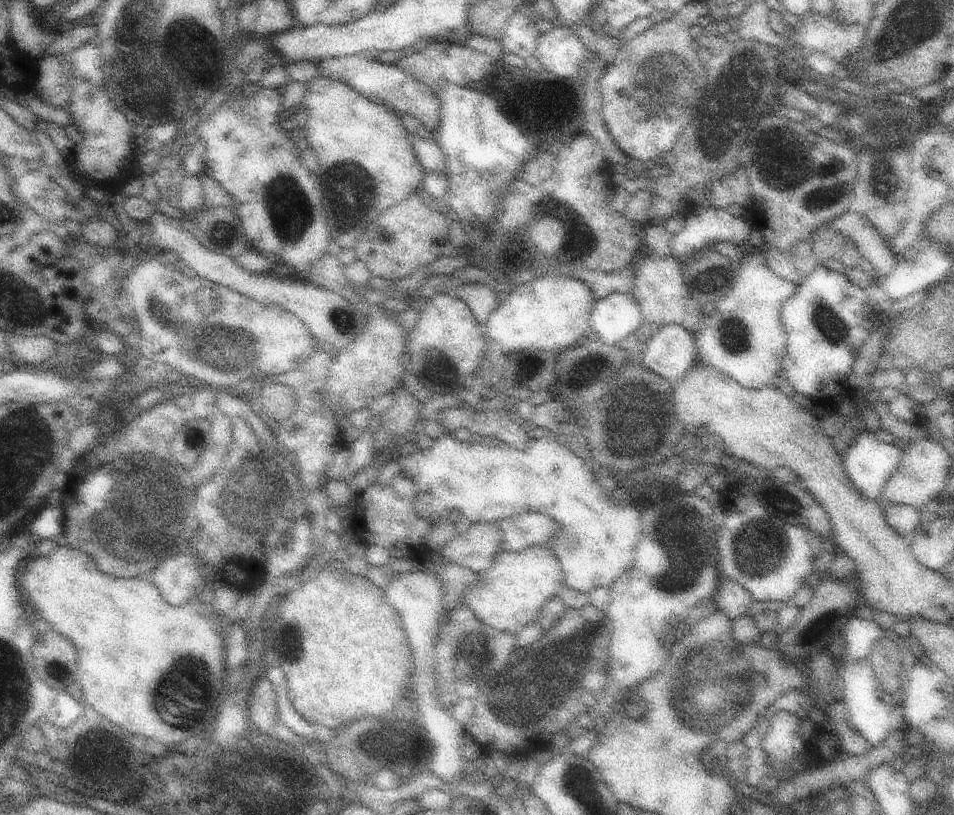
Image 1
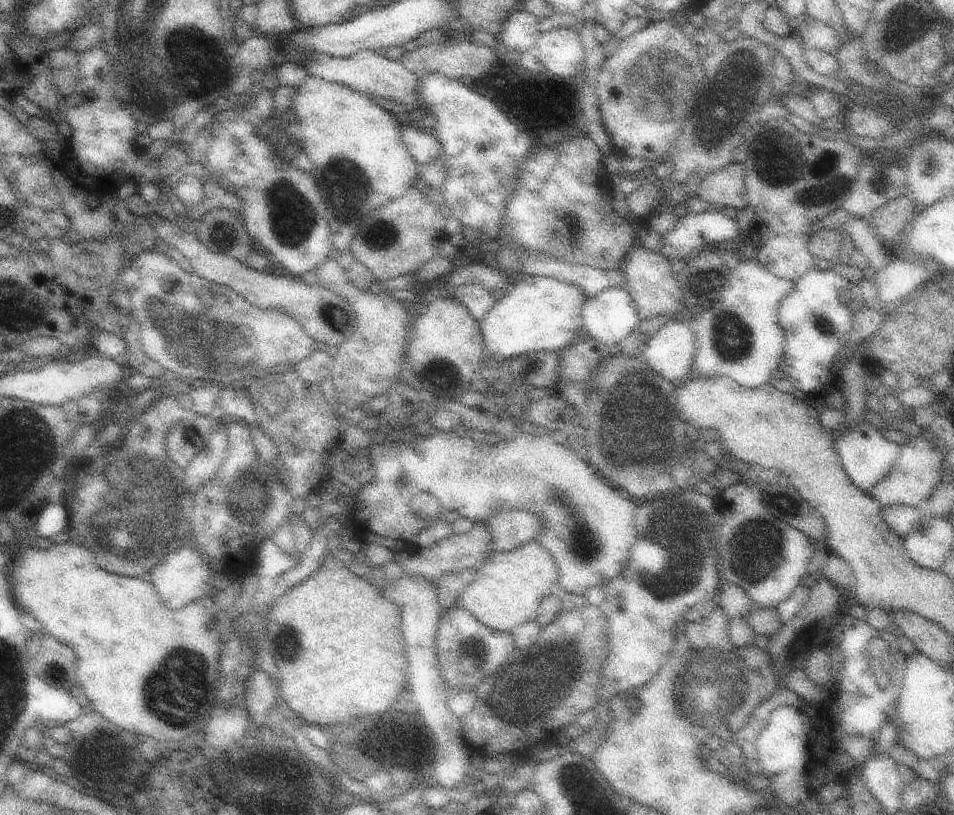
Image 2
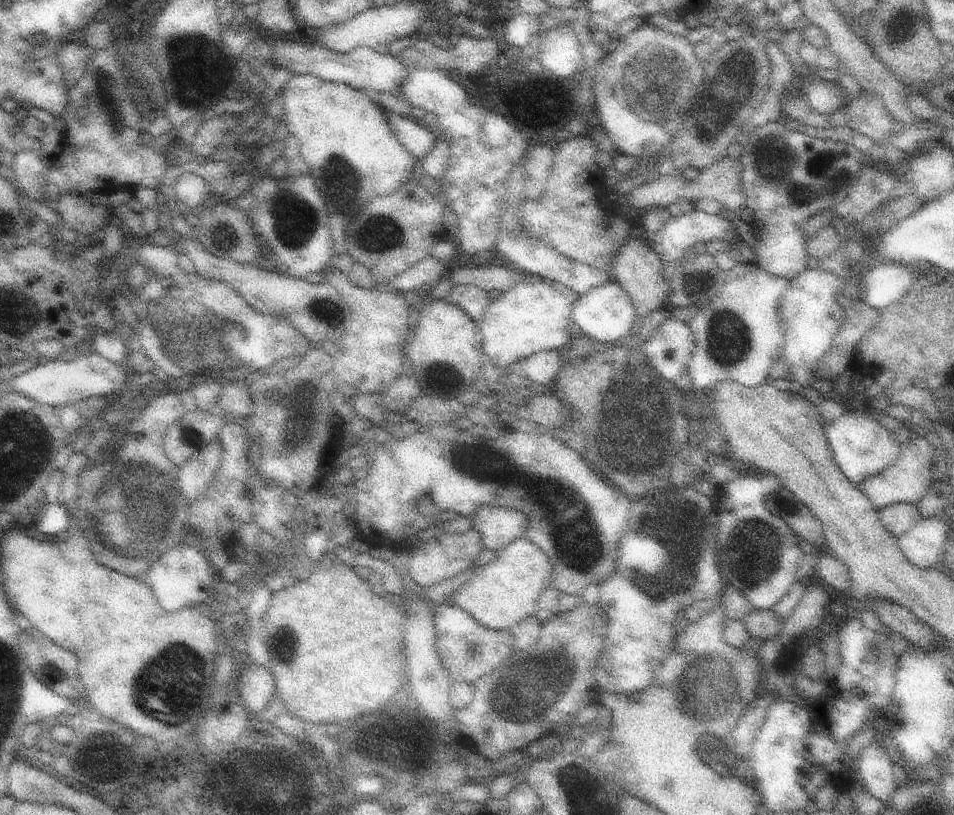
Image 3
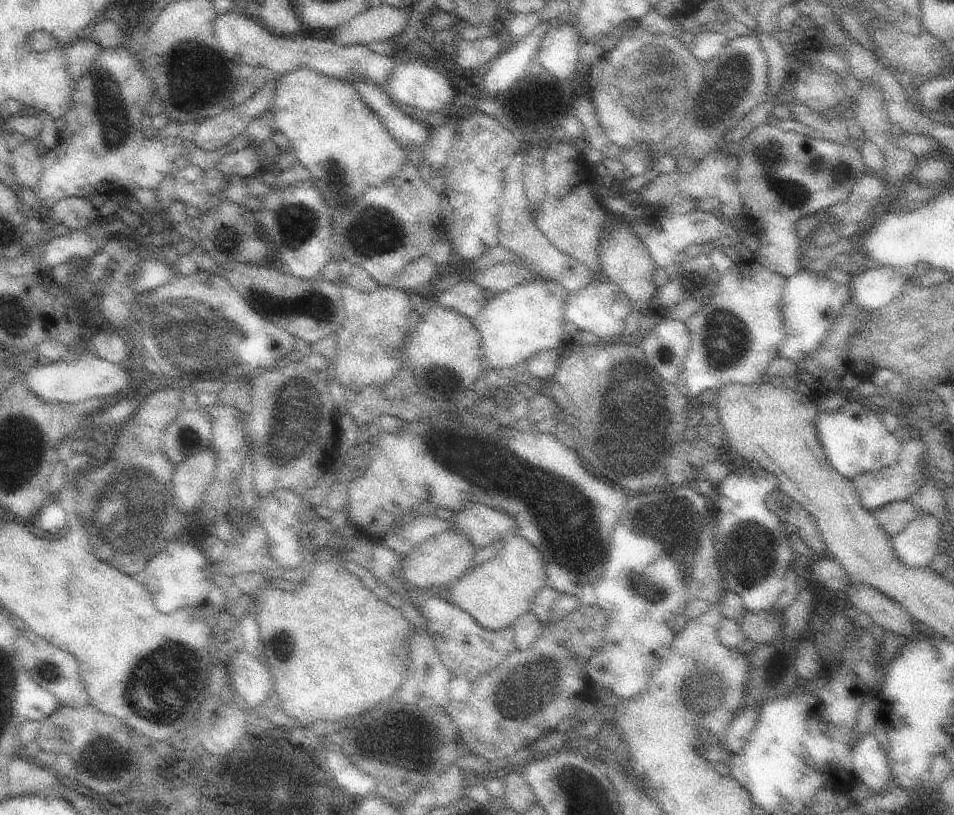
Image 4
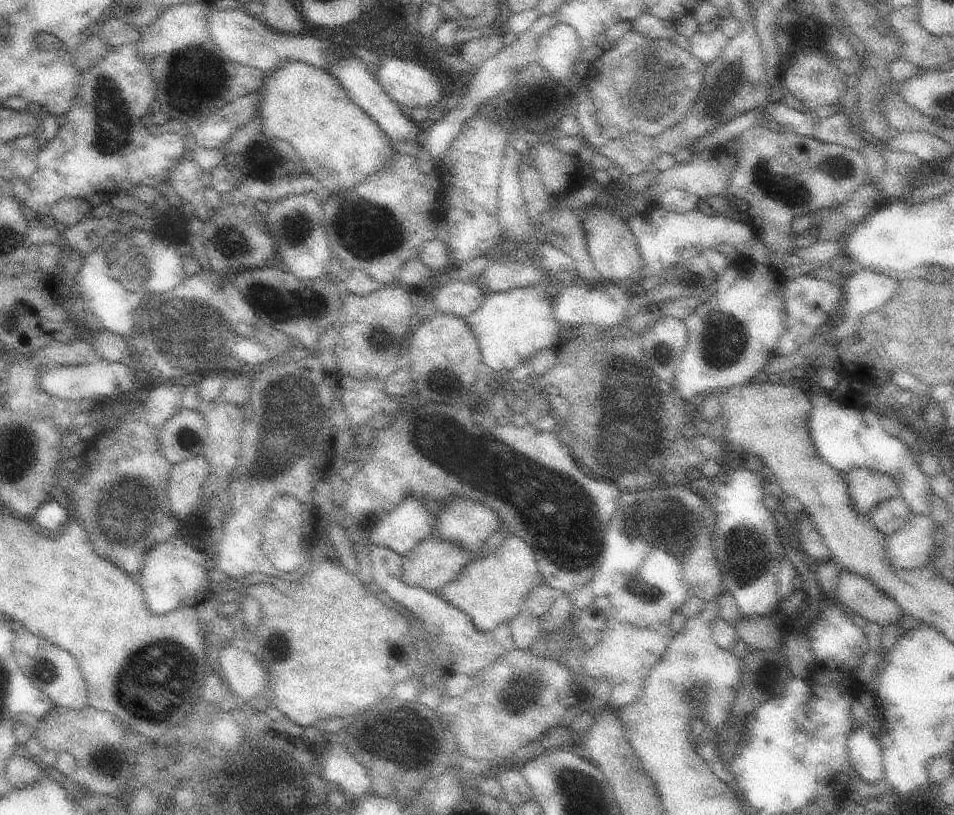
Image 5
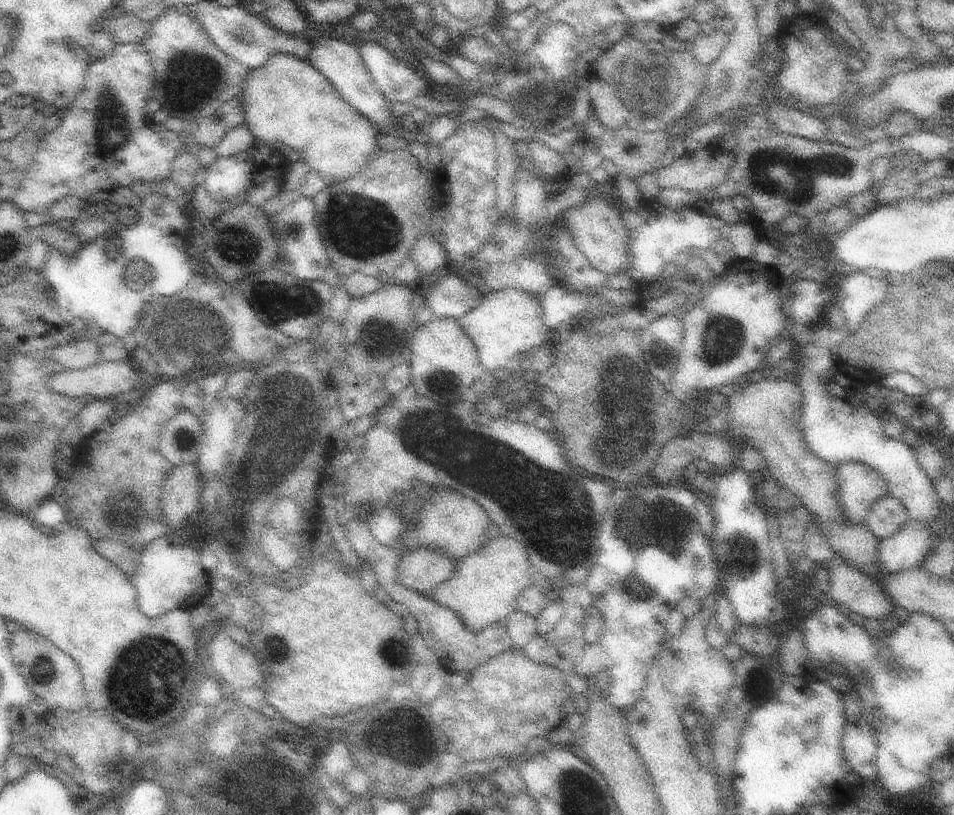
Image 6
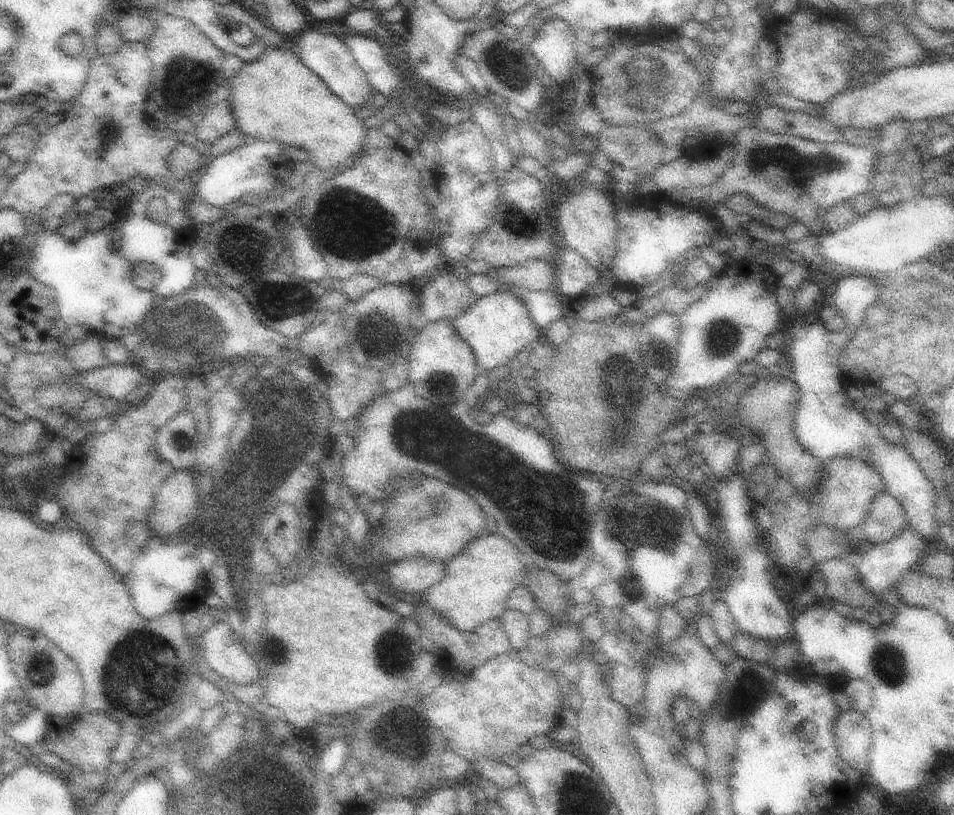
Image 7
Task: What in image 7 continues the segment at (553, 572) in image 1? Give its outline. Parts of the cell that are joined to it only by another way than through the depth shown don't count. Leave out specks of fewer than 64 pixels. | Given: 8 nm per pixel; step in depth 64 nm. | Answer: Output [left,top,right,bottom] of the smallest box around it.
[417,532,525,632]

